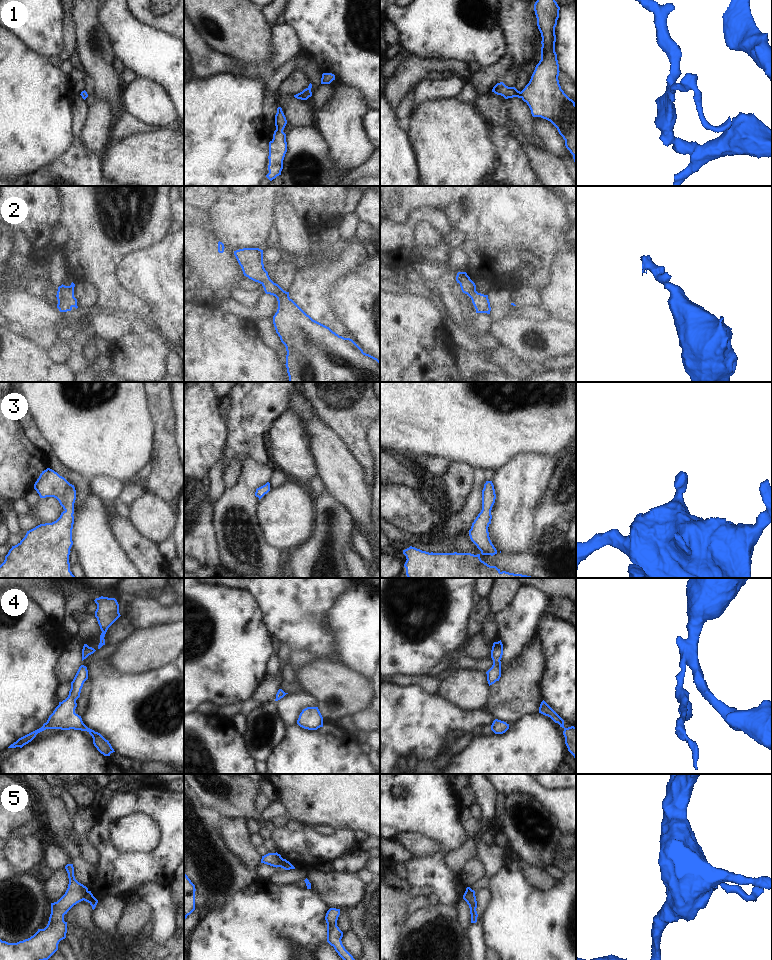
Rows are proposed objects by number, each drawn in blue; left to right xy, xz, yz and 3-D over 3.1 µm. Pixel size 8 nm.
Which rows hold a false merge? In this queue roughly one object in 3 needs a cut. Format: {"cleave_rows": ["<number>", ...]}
{"cleave_rows": ["5"]}

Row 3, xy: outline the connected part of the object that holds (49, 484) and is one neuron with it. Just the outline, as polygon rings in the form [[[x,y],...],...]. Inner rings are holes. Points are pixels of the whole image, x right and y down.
[[[47,468],[35,482],[34,489],[40,498],[56,498],[64,511],[56,521],[40,524],[27,531],[25,537],[17,545],[12,546],[0,565],[0,578],[75,578],[70,571],[69,563],[70,549],[73,545],[75,487],[57,472]]]

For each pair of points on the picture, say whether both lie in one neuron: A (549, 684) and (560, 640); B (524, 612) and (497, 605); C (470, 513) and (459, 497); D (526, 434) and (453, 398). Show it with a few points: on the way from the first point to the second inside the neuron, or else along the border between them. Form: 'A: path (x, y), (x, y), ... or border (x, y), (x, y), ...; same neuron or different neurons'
A: path (560, 673), (560, 651); same neuron
B: border (519, 588), (514, 598), (496, 614); different neurons
C: border (475, 482), (464, 505), (457, 512); different neurons
D: path (508, 416), (495, 415), (471, 398); same neuron

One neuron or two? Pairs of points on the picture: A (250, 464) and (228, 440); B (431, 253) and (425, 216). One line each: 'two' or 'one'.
A: two
B: one

